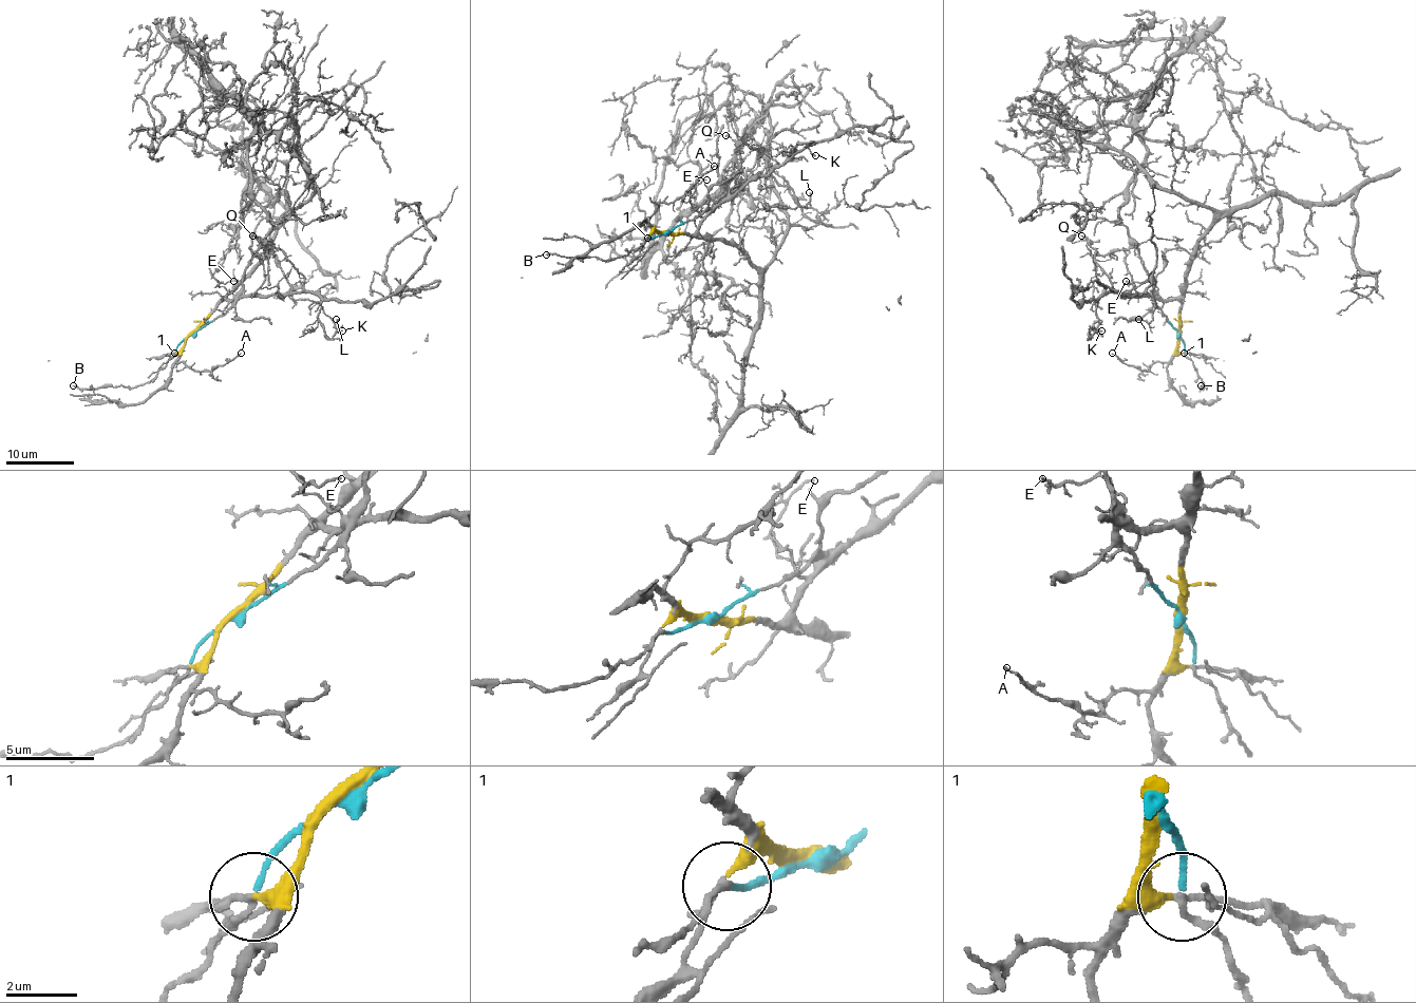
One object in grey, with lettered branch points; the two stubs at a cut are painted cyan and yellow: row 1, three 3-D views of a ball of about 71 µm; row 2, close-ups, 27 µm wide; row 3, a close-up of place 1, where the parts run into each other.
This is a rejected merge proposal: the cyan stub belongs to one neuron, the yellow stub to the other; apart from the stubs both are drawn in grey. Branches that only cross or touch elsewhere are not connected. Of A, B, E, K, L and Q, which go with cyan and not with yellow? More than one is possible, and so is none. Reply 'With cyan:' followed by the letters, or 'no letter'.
With cyan: B

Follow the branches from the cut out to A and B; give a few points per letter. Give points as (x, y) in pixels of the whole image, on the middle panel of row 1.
A: (665, 232), (655, 229), (650, 215), (660, 203), (674, 202), (684, 194), (713, 166)
B: (665, 232), (648, 238), (618, 258), (597, 260), (593, 257), (546, 254)

